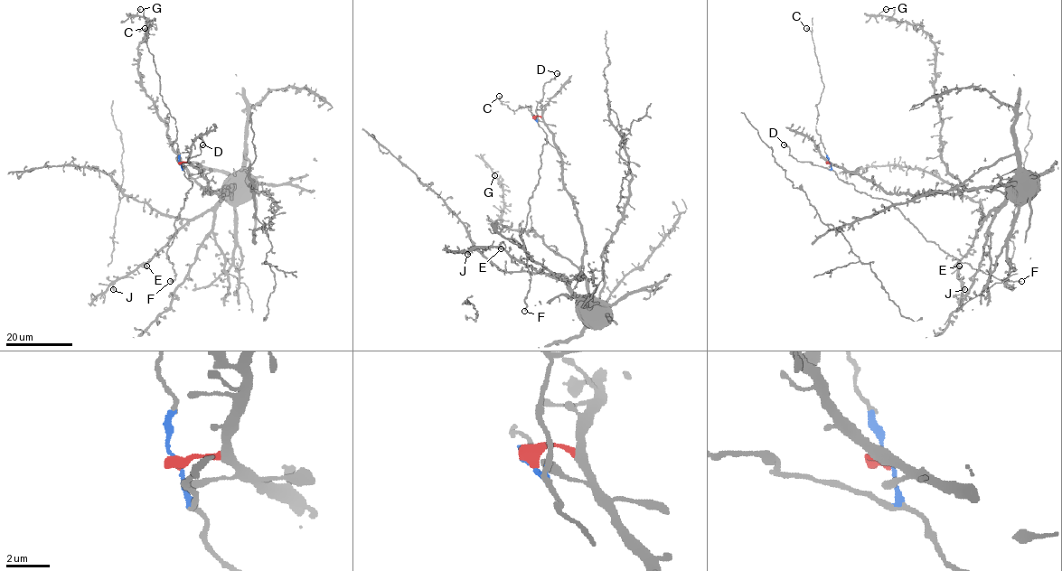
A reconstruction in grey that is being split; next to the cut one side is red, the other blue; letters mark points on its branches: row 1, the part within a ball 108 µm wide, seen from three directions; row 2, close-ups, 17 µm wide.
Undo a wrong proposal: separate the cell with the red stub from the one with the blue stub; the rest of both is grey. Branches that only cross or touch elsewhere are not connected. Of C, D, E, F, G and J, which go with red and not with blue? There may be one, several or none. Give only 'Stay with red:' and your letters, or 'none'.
Stay with red: E, G, J

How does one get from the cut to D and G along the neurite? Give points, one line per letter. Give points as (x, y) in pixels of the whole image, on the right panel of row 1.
D: (829, 163), (830, 169), (797, 161), (792, 156), (789, 147), (784, 145)
G: (829, 163), (888, 193), (977, 189), (968, 190), (943, 161), (935, 46), (919, 25), (879, 14), (886, 9)

